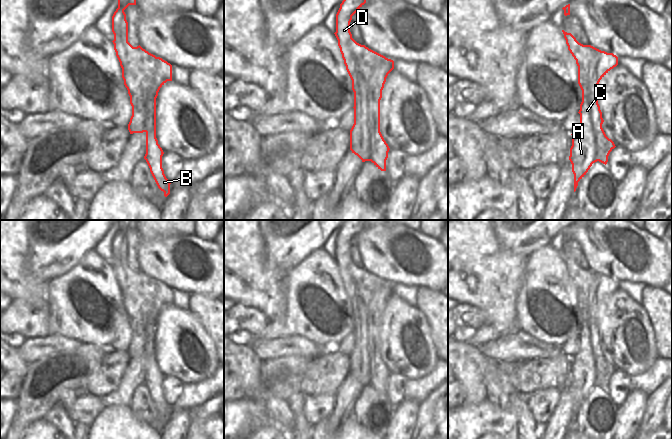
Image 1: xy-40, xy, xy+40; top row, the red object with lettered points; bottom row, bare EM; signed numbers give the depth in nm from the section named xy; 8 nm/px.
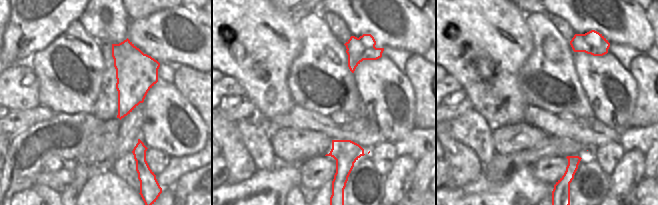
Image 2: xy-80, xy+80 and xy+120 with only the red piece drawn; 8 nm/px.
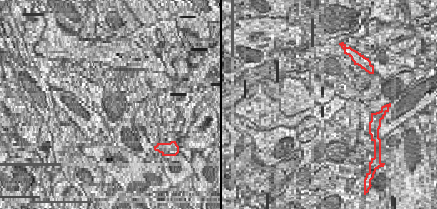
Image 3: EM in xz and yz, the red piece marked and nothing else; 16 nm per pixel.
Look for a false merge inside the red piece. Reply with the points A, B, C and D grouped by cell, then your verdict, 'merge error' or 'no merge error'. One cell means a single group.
A C D / B | merge error

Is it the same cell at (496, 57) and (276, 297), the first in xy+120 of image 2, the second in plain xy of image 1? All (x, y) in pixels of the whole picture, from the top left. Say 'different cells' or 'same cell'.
same cell

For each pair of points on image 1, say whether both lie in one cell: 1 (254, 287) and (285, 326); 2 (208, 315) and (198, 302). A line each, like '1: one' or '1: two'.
1: two
2: one

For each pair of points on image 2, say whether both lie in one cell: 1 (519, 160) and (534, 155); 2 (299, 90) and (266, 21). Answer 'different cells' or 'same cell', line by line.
1: same cell
2: different cells

